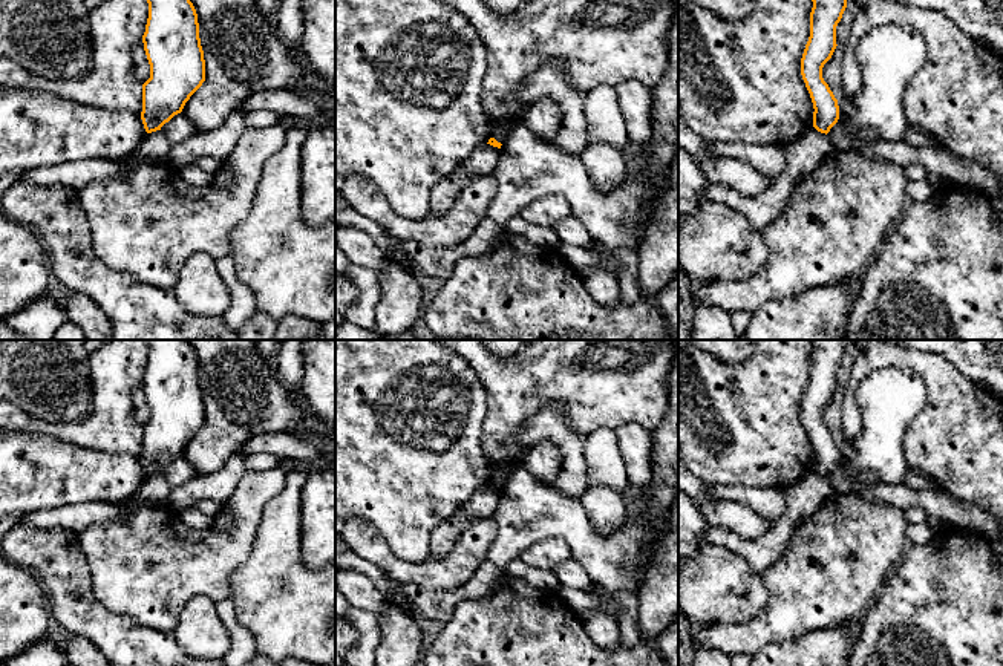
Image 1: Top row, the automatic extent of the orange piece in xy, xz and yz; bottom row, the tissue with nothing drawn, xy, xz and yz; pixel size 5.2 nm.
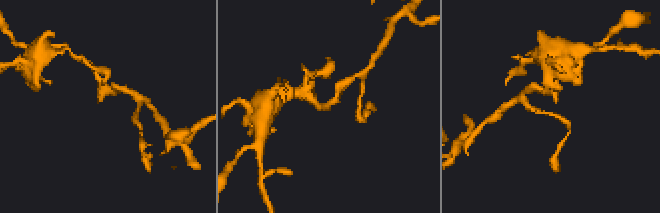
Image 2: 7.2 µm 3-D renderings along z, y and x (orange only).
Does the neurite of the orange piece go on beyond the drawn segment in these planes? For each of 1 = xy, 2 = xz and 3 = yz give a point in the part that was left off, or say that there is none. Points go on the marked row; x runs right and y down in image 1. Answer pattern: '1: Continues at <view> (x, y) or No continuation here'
1: No continuation here
2: No continuation here
3: No continuation here

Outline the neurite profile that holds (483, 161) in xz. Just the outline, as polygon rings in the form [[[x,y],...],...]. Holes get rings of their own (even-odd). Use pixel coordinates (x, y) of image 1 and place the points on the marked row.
[[[490,144],[476,147],[472,155],[462,161],[449,178],[443,179],[432,188],[429,205],[430,213],[447,213],[455,202],[456,191],[462,188],[469,178],[493,175],[499,162],[499,155],[501,149]]]

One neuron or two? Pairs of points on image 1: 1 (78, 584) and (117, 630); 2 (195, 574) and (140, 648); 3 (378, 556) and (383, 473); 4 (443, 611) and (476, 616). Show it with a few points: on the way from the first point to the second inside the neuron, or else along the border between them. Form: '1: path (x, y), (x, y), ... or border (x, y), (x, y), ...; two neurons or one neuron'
1: path (84, 596), (84, 600), (104, 620); one neuron
2: border (121, 614), (141, 625), (172, 634); two neurons
3: border (351, 518), (368, 519), (401, 561); two neurons
4: border (483, 594), (464, 599), (444, 625); two neurons

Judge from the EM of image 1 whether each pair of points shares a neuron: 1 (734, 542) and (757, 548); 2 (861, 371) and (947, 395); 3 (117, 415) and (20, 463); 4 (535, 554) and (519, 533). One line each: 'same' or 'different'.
1: same
2: same
3: different
4: different

